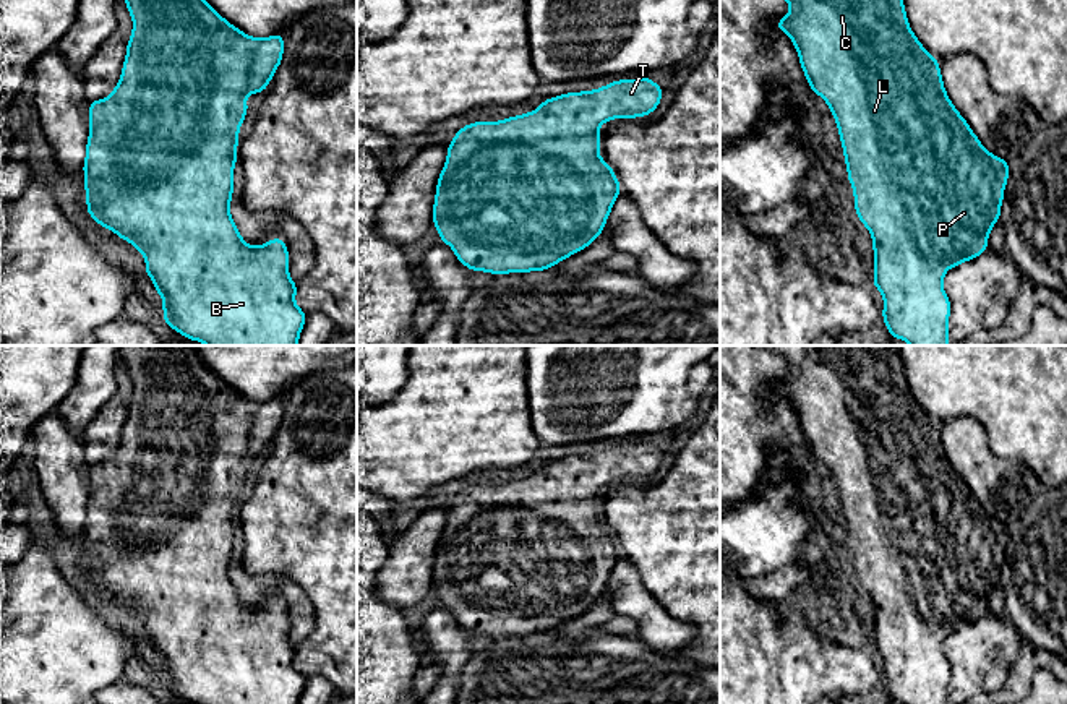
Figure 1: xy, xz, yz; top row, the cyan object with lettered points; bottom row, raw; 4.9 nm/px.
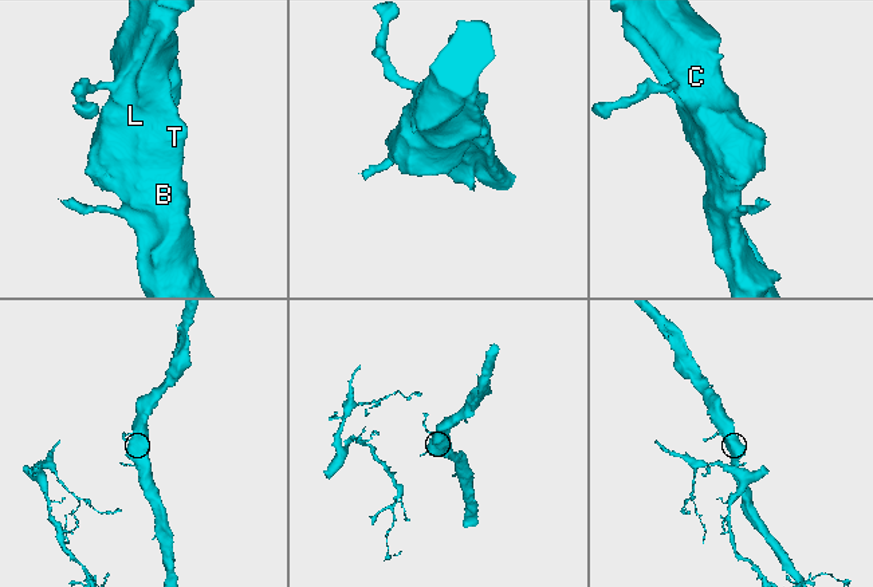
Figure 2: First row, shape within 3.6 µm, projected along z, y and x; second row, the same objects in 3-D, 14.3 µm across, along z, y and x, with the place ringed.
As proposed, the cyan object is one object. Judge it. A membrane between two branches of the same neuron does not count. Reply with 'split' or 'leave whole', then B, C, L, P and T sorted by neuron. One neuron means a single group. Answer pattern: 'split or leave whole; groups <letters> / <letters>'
leave whole; groups B C L P T

